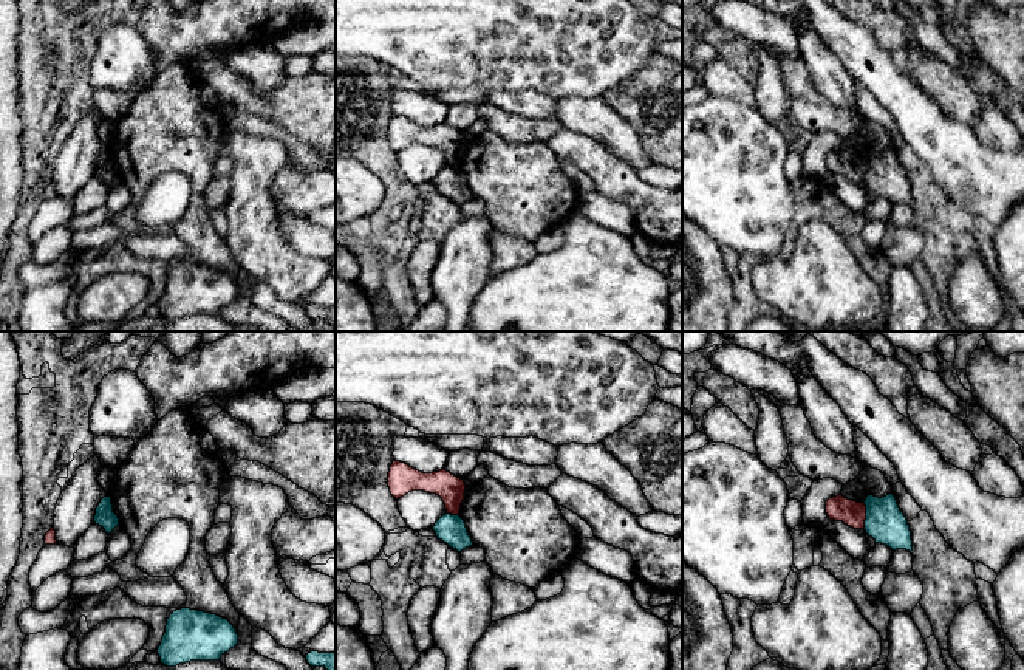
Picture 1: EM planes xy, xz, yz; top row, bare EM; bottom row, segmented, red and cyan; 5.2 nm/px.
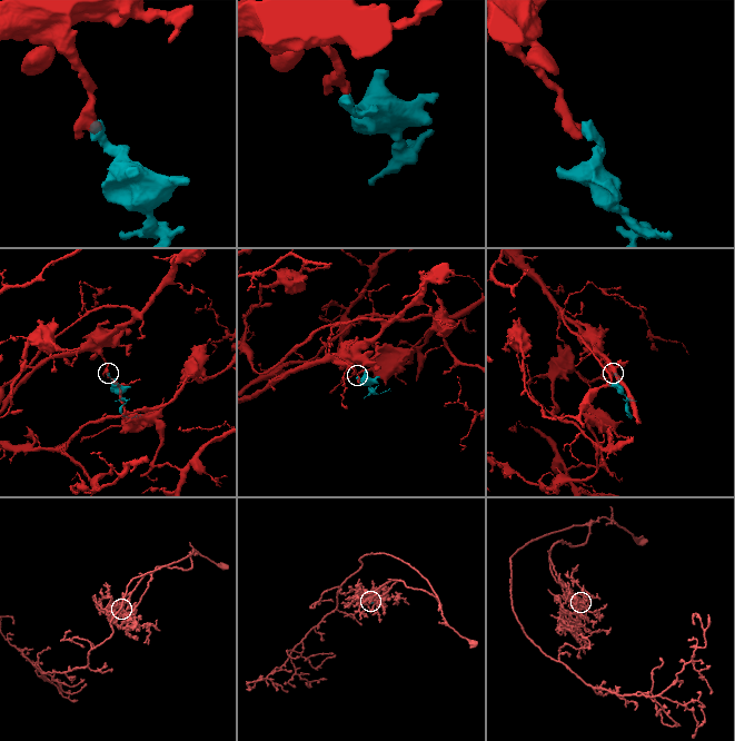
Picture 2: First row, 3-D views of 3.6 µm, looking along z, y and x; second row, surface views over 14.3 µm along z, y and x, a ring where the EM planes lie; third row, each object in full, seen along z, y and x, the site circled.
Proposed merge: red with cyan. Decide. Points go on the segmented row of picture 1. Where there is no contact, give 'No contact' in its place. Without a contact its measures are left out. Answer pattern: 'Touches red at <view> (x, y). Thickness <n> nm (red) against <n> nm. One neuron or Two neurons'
Touches red at yz (865, 514). Thickness 130 nm (red) against 200 nm. Two neurons

